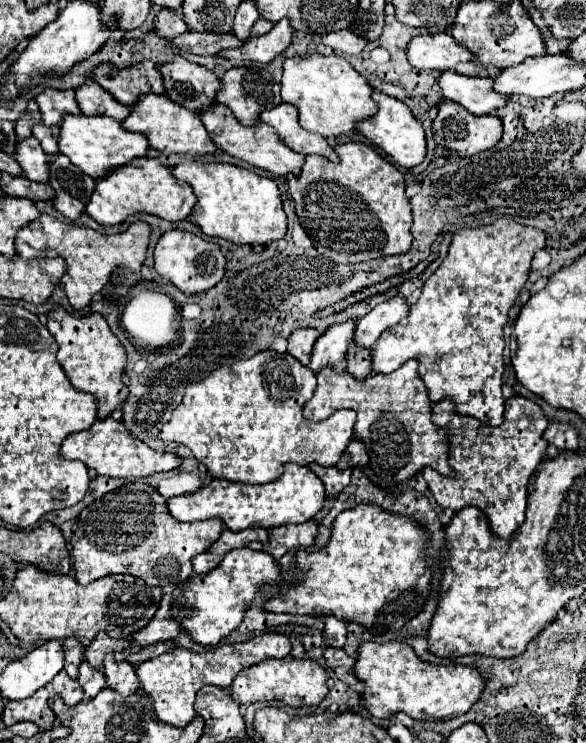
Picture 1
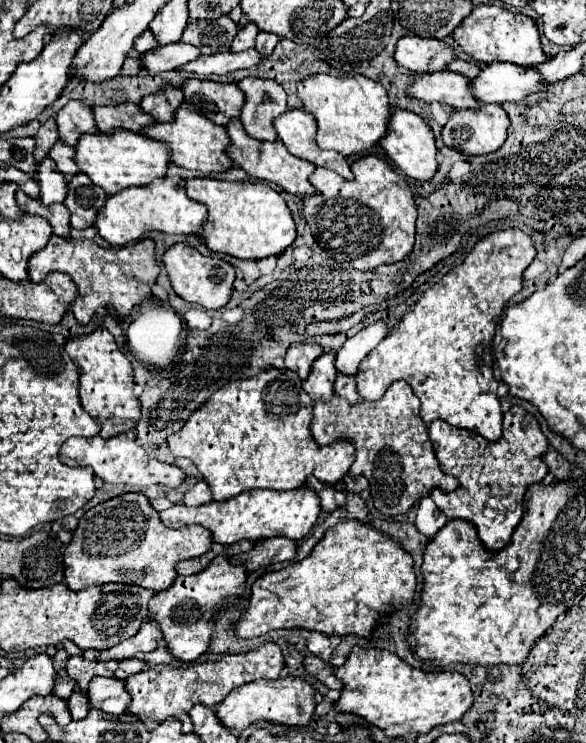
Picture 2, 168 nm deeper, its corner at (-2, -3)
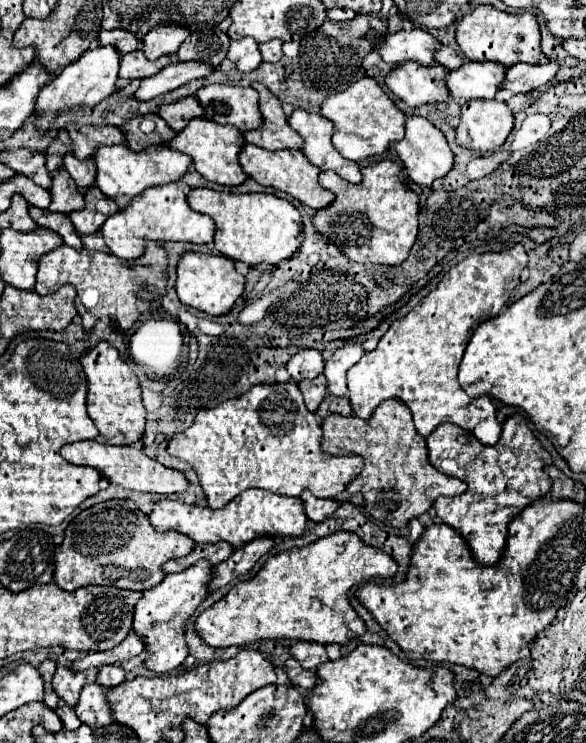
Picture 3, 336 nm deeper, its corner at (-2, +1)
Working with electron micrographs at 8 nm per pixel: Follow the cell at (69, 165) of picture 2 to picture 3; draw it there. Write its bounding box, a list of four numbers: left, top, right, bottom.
[63,152,95,188]

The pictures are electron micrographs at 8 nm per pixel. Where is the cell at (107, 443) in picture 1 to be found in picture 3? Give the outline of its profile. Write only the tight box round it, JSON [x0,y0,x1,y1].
[61,440,189,496]

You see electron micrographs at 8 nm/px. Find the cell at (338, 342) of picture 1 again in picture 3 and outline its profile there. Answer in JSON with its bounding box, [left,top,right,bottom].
[297,374,327,412]

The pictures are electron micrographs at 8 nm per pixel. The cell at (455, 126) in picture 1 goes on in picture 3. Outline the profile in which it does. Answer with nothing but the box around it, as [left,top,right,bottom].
[455,100,513,152]

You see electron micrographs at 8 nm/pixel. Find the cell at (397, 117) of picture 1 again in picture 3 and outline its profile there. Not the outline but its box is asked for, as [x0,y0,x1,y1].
[391,116,453,186]

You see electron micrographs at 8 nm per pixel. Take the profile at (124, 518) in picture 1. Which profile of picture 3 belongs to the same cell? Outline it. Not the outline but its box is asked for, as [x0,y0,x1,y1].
[55,500,195,592]

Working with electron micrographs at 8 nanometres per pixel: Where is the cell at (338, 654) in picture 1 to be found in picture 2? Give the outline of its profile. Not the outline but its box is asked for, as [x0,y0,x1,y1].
[303,654,343,690]

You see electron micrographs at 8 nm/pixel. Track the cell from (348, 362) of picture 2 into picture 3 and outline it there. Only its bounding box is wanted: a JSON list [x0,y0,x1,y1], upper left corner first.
[325,340,365,396]

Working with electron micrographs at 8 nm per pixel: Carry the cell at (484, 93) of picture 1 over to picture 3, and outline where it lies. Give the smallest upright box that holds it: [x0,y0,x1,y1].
[385,62,451,108]

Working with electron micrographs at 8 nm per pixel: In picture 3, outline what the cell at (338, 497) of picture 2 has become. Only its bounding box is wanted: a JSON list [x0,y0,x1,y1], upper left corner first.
[301,490,339,522]

